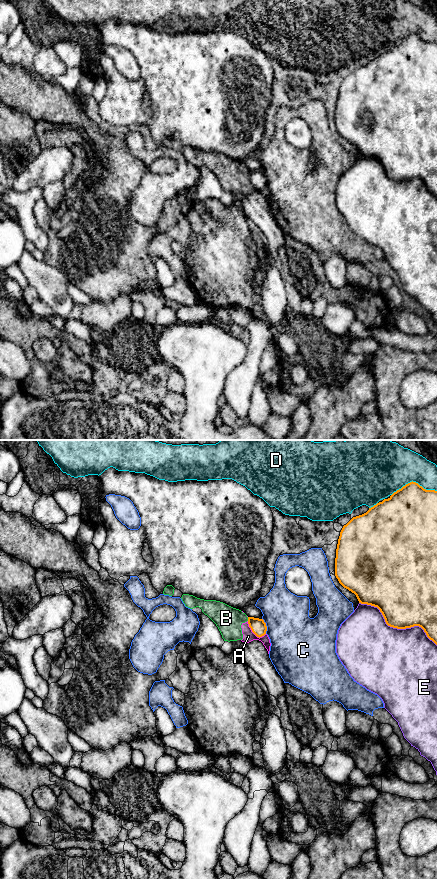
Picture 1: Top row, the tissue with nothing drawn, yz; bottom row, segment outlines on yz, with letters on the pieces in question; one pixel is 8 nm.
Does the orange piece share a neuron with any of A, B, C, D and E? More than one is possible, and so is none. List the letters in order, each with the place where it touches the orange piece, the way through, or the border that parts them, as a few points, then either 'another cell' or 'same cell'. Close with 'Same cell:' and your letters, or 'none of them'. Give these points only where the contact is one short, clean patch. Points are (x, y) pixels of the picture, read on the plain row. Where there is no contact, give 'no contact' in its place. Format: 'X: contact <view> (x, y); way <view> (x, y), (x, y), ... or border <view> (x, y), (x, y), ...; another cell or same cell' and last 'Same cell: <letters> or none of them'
A: contact yz (254, 185); border yz (247, 173), (250, 181), (257, 188), (261, 189), (265, 186); another cell
B: contact yz (248, 171); another cell
C: contact yz (266, 178); another cell
D: contact yz (413, 34); another cell
E: contact yz (396, 179); another cell
Same cell: none of them

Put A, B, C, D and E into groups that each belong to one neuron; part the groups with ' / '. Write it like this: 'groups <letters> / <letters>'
groups A B / C / D / E

